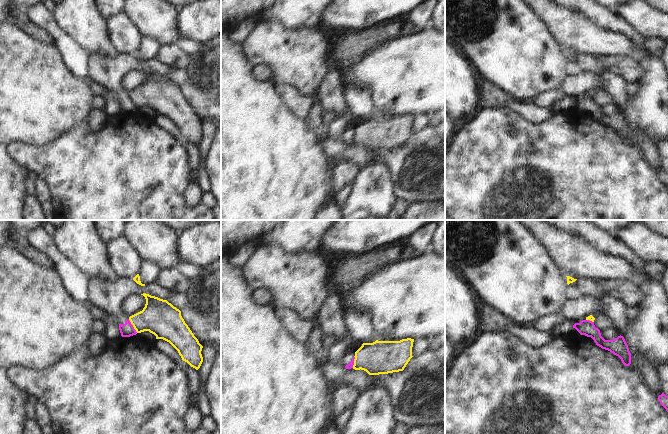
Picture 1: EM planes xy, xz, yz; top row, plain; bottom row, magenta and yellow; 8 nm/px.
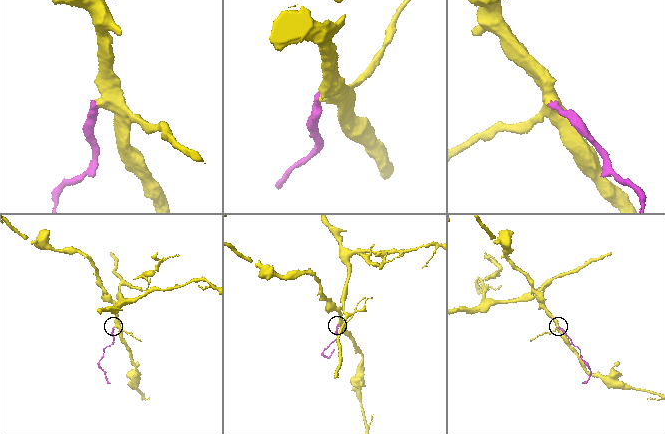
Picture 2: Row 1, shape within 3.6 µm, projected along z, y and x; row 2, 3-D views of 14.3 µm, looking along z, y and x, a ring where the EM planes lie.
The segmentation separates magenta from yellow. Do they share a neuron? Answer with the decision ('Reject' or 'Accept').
Reject

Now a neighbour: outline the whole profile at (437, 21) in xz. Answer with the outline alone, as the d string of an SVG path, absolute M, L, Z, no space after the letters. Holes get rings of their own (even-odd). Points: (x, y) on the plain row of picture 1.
M437 0L437 4L426 28L445 31L445 0Z

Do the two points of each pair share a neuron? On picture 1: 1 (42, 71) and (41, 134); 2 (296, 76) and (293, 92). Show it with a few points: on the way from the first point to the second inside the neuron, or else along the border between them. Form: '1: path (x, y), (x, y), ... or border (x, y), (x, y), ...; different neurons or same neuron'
1: path (41, 87), (41, 118); same neuron
2: border (277, 85), (293, 85), (303, 95), (311, 98); different neurons

